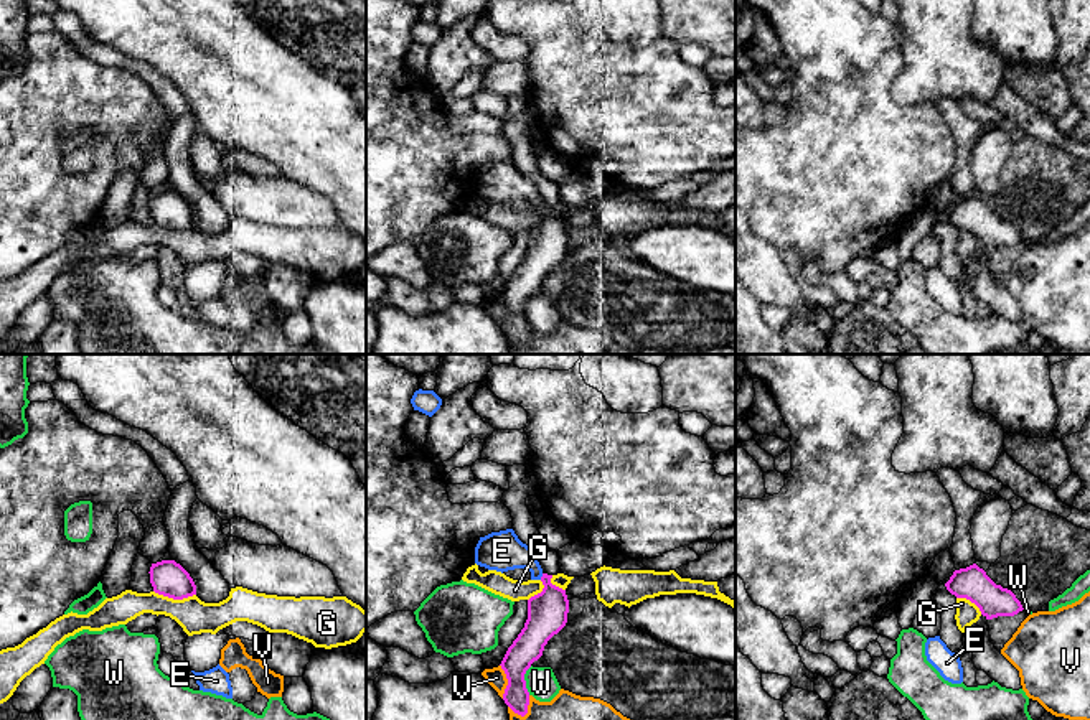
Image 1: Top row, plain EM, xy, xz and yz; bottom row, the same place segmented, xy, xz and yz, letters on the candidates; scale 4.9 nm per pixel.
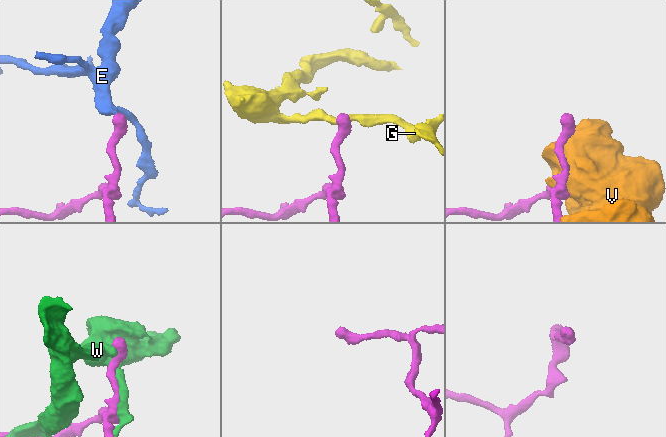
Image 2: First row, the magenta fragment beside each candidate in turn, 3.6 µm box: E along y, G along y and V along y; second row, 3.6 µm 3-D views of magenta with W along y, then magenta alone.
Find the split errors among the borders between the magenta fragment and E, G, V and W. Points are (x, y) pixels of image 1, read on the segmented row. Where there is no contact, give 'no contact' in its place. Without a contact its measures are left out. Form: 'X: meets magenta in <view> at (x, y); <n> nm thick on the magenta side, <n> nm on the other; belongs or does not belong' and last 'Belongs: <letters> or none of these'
E: meets magenta in xz at (541, 577); 190 nm thick on the magenta side, 190 nm on the other; belongs
G: meets magenta in xy at (175, 598); 170 nm thick on the magenta side, 170 nm on the other; does not belong
V: meets magenta in xz at (508, 681); 150 nm thick on the magenta side, 90 nm on the other; does not belong
W: meets magenta in xz at (525, 681); 150 nm thick on the magenta side, 150 nm on the other; does not belong
Belongs: E

